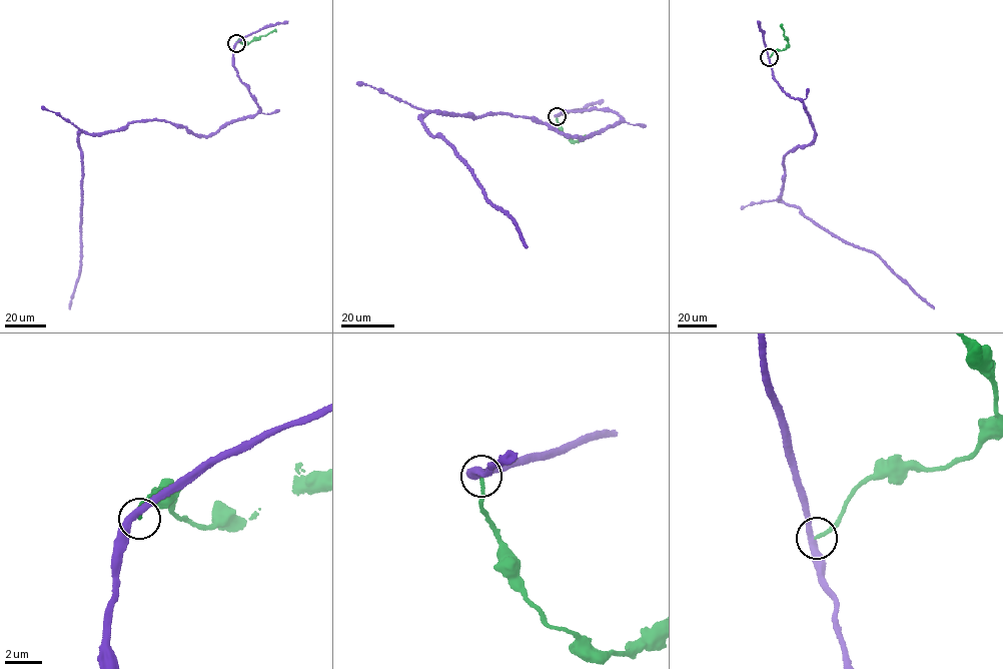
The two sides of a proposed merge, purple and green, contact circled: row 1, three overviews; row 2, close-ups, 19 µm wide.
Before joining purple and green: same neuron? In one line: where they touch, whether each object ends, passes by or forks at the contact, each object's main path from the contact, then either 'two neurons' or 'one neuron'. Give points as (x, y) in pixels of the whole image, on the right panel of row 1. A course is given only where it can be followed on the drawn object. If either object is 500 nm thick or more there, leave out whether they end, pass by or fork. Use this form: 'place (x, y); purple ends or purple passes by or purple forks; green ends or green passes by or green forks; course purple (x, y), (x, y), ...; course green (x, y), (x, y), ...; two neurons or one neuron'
place (769, 57); purple passes by; green ends; course purple (769, 58), (773, 79), (801, 100), (814, 131), (809, 144), (783, 158), (778, 199), (870, 250), (934, 308); course green (769, 58), (789, 45), (782, 24); two neurons

